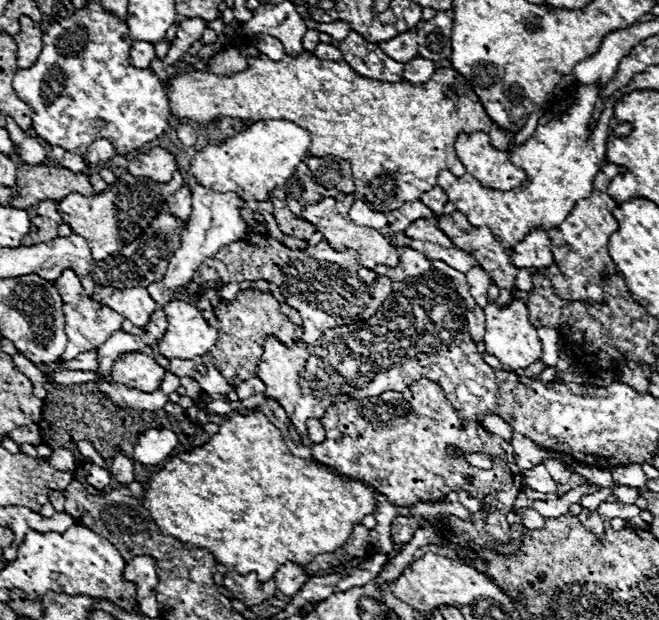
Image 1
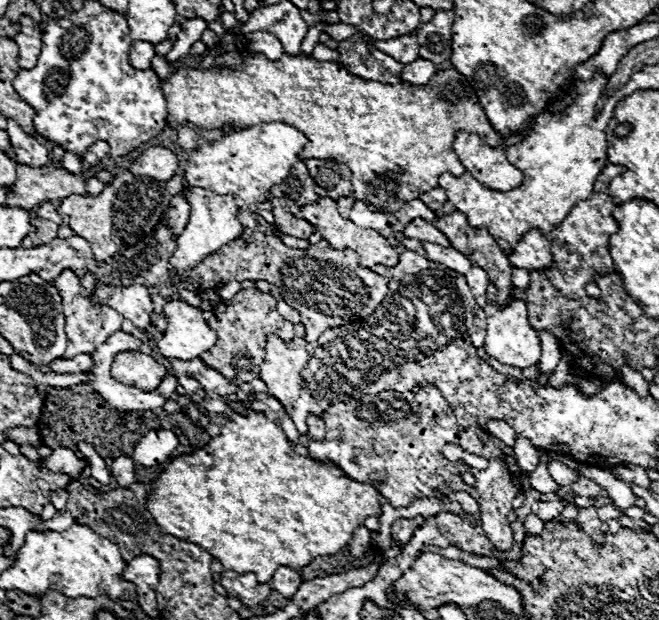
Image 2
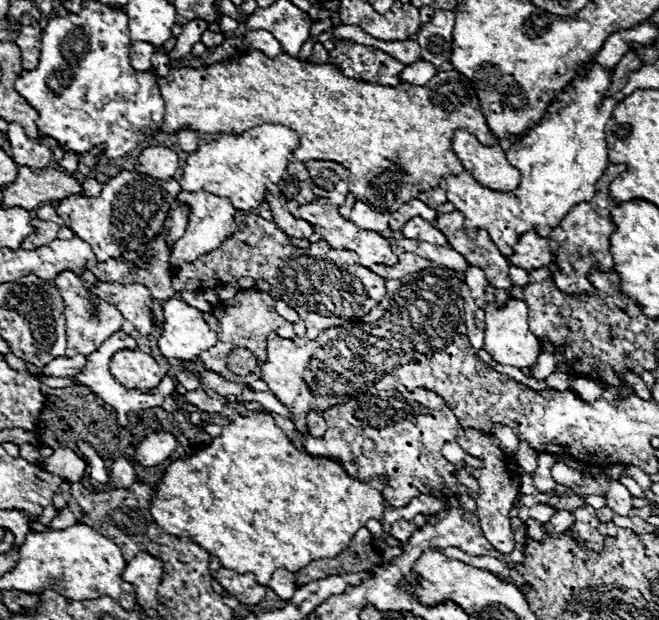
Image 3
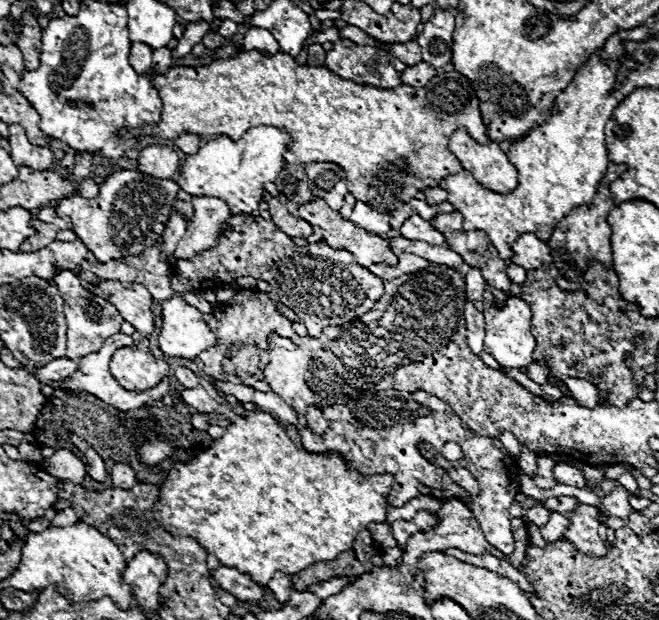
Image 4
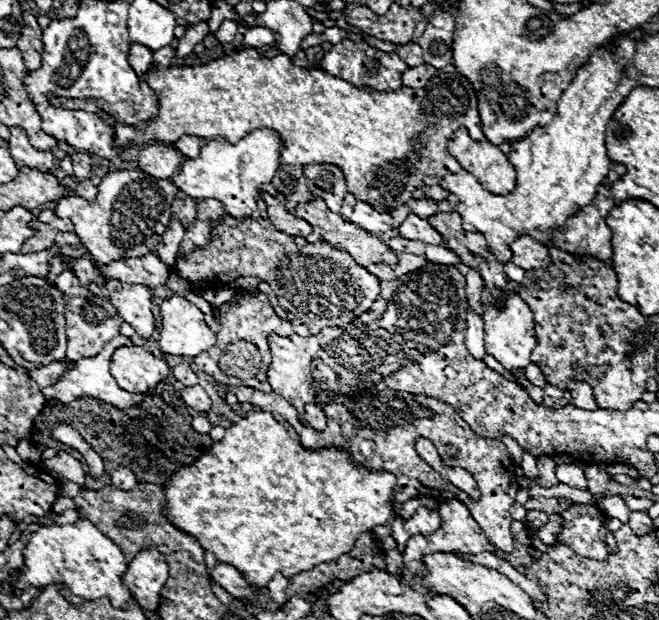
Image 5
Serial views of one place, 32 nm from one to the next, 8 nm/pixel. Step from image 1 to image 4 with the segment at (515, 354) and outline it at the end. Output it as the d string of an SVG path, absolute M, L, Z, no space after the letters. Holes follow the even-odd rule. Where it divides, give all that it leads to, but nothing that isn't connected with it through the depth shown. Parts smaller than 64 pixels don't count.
M508 296L504 304L484 304L484 320L486 320L486 338L484 338L484 352L492 354L500 366L510 368L526 368L534 362L534 348L536 338L530 332L530 308L524 300L516 296Z

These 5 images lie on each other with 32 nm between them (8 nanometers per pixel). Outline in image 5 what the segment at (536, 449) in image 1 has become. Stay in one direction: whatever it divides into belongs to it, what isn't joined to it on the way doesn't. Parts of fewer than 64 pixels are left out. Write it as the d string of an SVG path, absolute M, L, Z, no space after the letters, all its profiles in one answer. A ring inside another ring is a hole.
M524 452L522 454L522 464L520 464L524 476L528 476L534 484L536 484L536 478L538 478L538 468L536 468L536 458L530 454L530 452Z

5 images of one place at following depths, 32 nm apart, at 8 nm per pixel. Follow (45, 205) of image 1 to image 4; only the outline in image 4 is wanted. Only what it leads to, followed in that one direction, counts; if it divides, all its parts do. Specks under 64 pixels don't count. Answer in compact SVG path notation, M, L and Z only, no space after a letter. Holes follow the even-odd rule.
M50 206L40 208L40 212L38 212L38 220L42 220L42 222L50 222L50 224L56 224L58 228L68 228L68 224L66 224L64 220L60 220L60 218L56 216L56 210L50 208Z

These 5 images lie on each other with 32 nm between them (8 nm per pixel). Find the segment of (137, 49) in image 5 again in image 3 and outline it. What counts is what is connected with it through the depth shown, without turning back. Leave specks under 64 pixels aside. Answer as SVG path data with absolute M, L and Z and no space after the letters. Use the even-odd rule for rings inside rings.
M132 42L132 56L130 56L130 60L132 60L132 68L136 68L136 70L150 70L152 66L150 66L150 58L152 58L152 54L156 52L156 48L152 48L152 44L136 44L136 42Z

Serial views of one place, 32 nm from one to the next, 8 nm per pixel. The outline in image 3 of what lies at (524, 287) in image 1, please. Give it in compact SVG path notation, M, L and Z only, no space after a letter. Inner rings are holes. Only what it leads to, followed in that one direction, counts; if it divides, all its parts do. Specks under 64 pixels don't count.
M510 266L510 278L512 278L514 286L524 288L528 284L528 270L518 268L518 266Z

